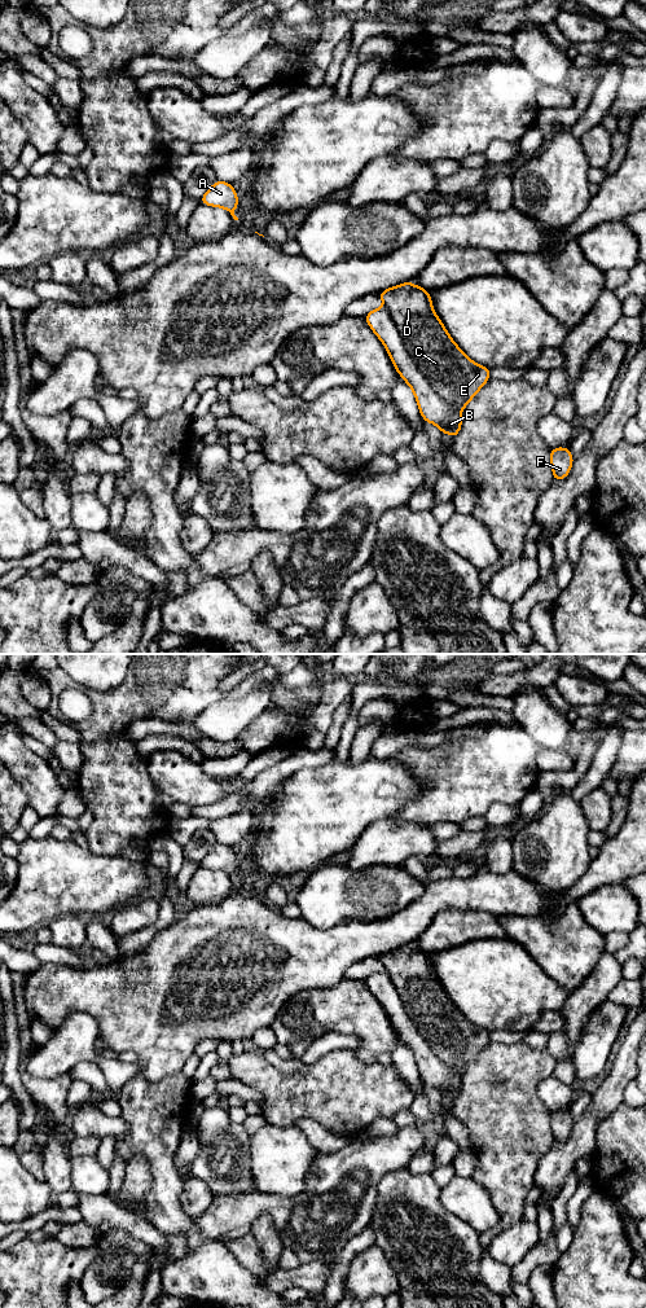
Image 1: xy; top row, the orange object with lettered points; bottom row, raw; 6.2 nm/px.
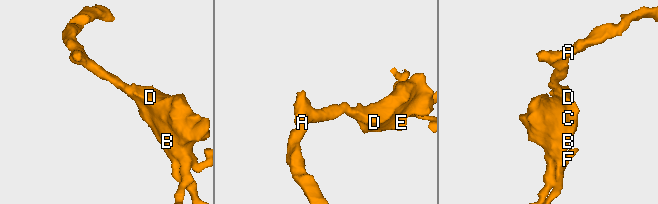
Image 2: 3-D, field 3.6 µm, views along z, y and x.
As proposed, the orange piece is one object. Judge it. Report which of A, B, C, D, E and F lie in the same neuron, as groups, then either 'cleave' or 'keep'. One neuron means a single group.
A B / C D E F; cleave

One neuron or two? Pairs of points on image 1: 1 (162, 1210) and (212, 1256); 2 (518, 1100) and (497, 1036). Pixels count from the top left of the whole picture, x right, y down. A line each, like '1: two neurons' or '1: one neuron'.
1: one neuron
2: two neurons

